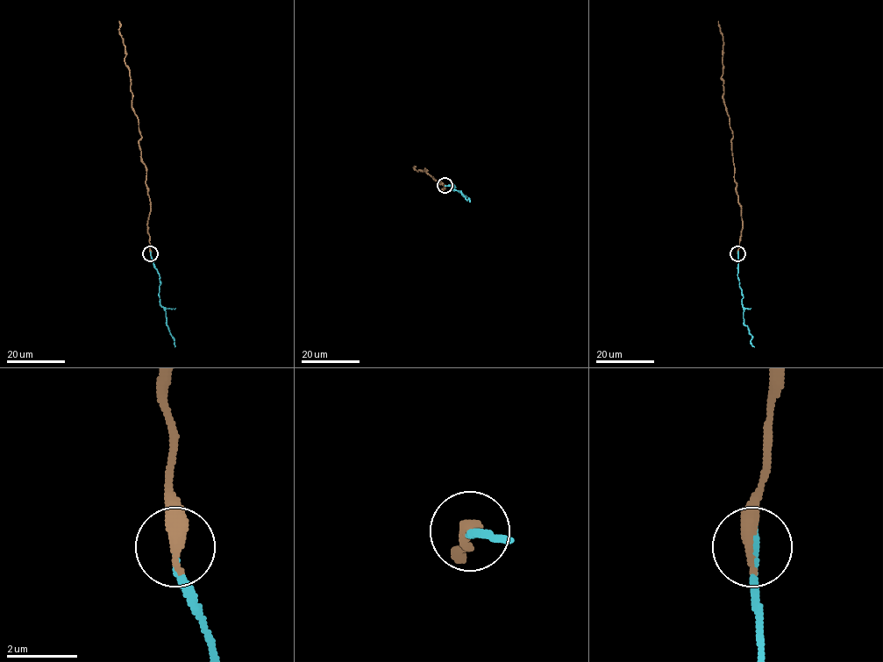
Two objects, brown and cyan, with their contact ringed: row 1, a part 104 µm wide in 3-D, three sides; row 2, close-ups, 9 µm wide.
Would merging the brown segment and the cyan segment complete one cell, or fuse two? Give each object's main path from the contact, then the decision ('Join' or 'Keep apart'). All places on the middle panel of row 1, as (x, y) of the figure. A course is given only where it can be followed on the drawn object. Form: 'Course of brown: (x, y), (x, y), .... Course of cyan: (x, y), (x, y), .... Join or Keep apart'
Course of brown: (445, 185), (442, 189), (445, 186), (441, 181), (433, 179), (436, 180), (425, 168), (417, 171), (413, 166). Course of cyan: (445, 185), (454, 185), (453, 189), (460, 191), (469, 202). Join

